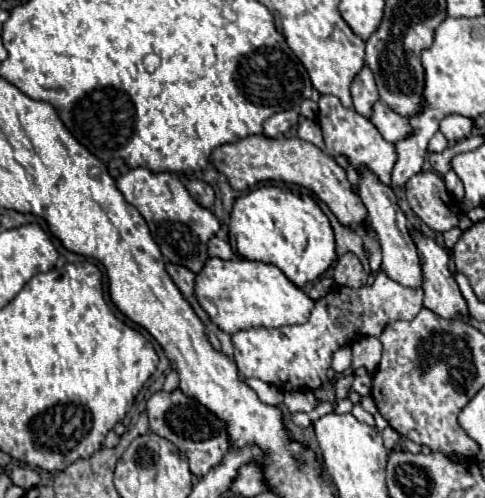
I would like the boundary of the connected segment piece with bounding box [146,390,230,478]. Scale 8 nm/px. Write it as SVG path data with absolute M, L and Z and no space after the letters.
M180 390L174 392L156 392L150 396L146 402L146 414L150 420L150 432L170 440L180 452L186 454L190 462L190 472L196 474L198 478L208 474L210 468L218 466L222 456L228 452L228 436L226 436L226 426L222 420L218 420L208 408L202 408L194 398L188 398Z

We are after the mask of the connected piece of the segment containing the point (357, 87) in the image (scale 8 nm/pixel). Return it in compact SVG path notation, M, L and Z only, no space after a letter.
M366 64L354 76L350 92L352 92L356 112L362 112L362 116L368 118L374 100L378 100L378 90L376 90L376 84L374 84L374 74L370 72L370 68Z

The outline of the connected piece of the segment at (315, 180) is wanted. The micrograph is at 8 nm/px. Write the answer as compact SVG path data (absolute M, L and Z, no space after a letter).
M264 134L260 136L248 136L244 140L238 140L234 144L224 144L212 152L212 164L218 172L226 174L230 180L230 186L234 190L246 190L258 182L286 182L286 184L298 184L308 190L312 190L338 218L342 226L364 226L368 212L362 204L356 188L350 184L346 170L336 164L332 156L328 156L324 150L316 148L310 142L304 142L300 138L268 138Z

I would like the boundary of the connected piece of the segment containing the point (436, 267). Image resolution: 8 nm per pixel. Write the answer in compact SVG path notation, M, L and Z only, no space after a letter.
M420 230L412 232L412 240L418 248L426 276L426 284L422 284L424 306L444 318L468 318L468 306L448 270L448 248L440 246L434 238L422 234Z

